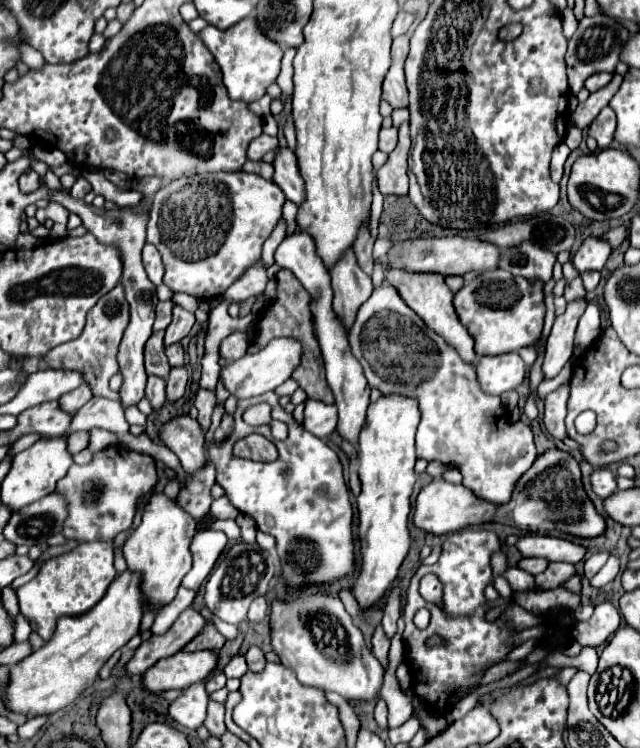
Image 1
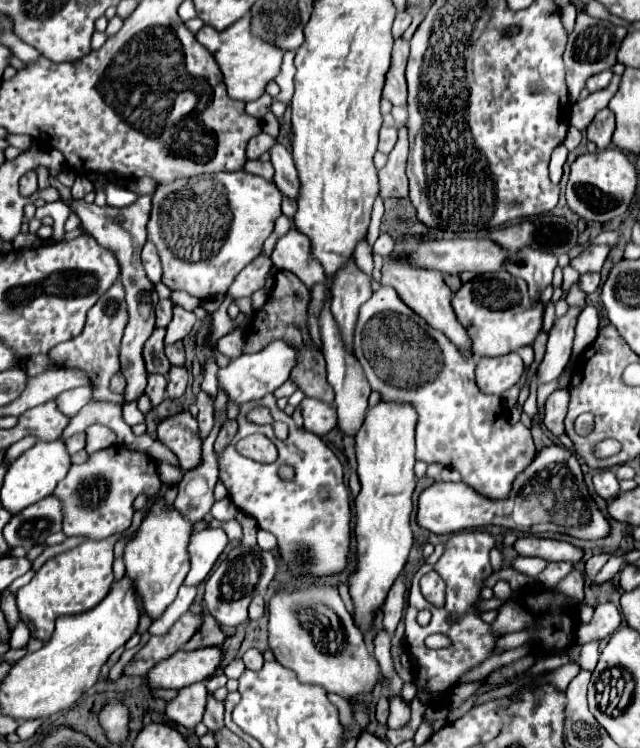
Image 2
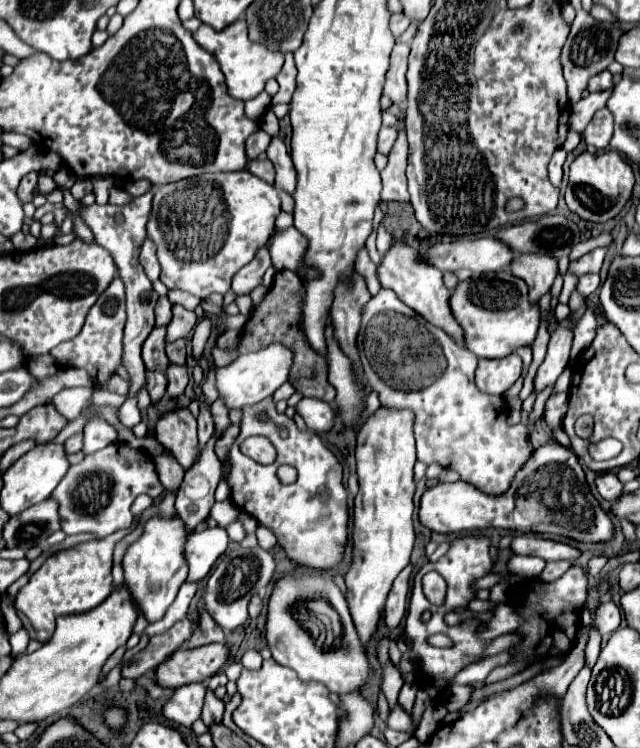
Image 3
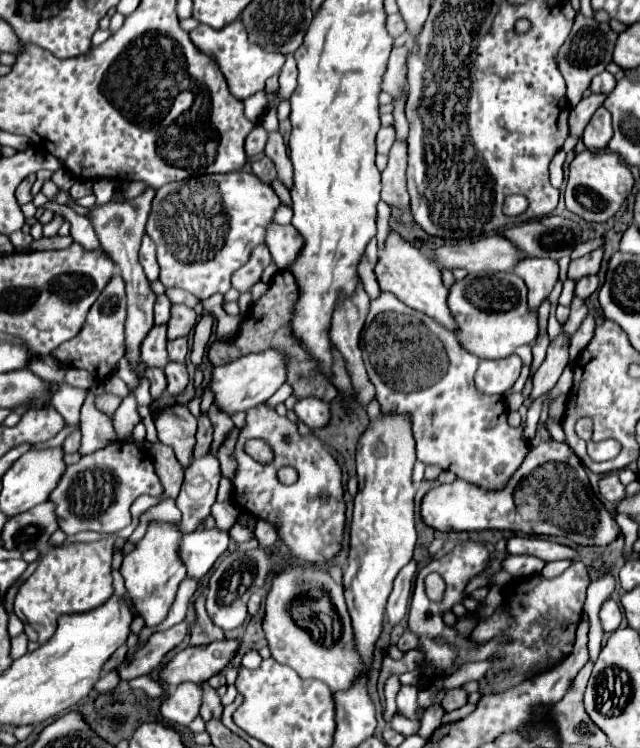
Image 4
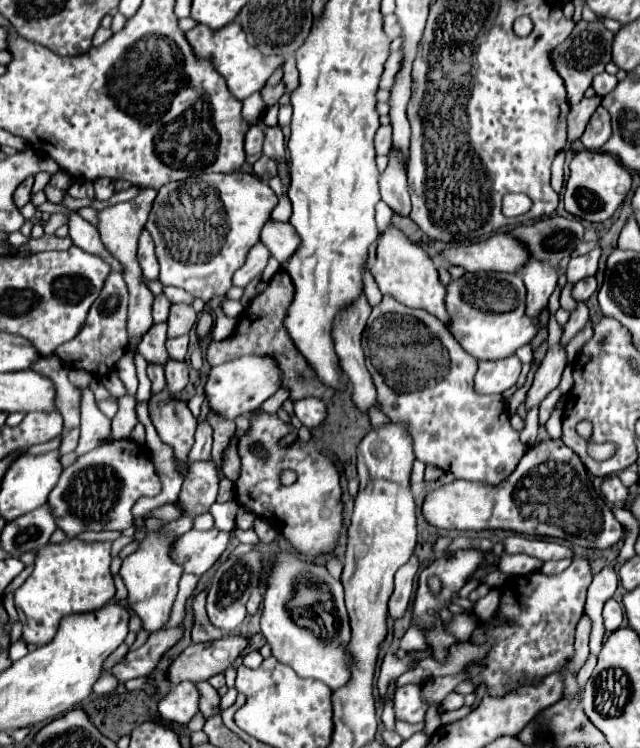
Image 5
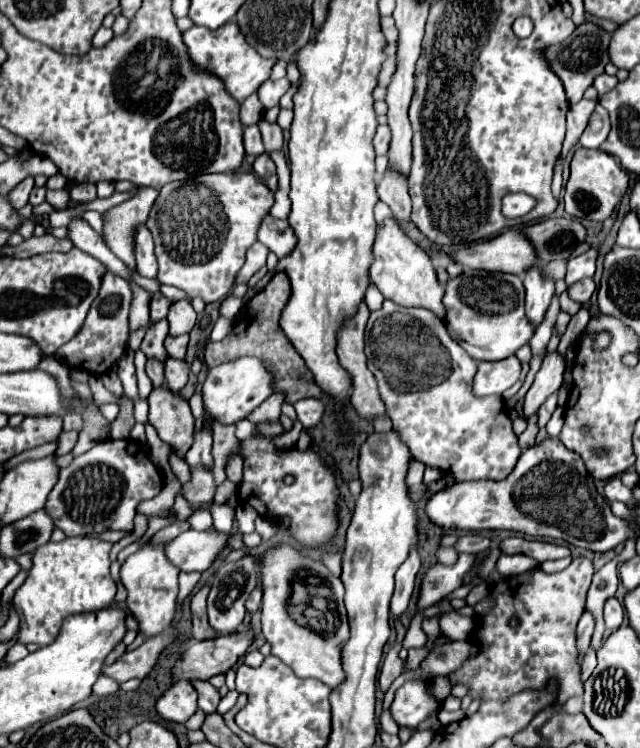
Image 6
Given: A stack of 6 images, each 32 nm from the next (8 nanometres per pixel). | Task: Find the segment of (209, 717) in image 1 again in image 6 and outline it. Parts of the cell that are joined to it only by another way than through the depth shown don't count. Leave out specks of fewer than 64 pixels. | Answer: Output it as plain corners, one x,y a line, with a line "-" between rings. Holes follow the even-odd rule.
192,680
192,686
198,692
198,708
204,710
206,714
216,712
216,706
220,702
218,690
210,682
204,682
204,680

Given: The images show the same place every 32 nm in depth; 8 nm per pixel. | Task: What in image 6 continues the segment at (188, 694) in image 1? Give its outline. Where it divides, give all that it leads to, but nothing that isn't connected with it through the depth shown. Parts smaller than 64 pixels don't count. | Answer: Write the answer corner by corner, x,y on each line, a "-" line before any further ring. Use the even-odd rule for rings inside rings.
176,680
156,702
156,710
164,720
186,722
196,712
196,690
188,680

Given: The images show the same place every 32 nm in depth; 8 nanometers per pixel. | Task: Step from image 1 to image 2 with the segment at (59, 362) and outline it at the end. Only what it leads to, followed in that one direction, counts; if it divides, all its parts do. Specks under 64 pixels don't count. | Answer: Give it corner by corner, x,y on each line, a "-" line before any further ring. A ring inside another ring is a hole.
116,280
112,284
112,288
104,296
100,296
100,300
90,308
84,330
76,338
72,338
64,344
58,344
56,348
52,348
52,352
48,352
50,360
56,366
60,366
60,368
80,368
80,370
88,372
88,376
92,380
96,402
124,404
124,398
120,394
112,394
108,390
108,382
120,370
120,340
122,340
122,332
124,332
126,322
128,322
128,314
126,314
124,286
122,286
120,280

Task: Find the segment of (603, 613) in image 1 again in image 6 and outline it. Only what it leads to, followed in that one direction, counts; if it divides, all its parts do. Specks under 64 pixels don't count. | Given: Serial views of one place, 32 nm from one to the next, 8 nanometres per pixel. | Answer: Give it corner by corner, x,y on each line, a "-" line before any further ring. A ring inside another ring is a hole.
608,598
604,604
604,622
606,622
606,630
614,632
624,620
624,608
616,598

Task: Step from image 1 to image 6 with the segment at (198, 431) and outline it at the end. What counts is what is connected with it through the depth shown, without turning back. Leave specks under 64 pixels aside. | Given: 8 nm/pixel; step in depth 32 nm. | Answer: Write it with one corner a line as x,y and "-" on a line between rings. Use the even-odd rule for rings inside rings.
160,386
152,390
148,402
148,422
156,428
160,440
174,446
178,456
184,458
184,452
188,452
188,448
194,442
194,418
188,400
168,390
166,386

